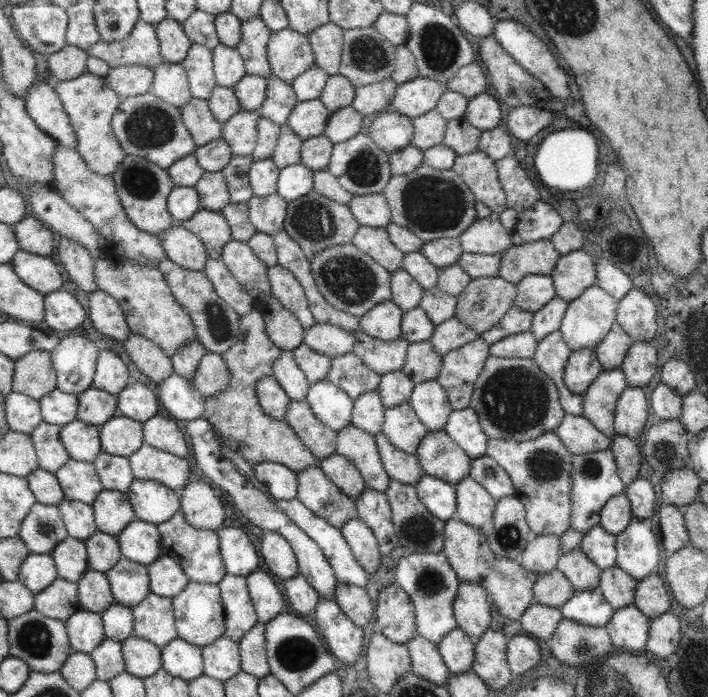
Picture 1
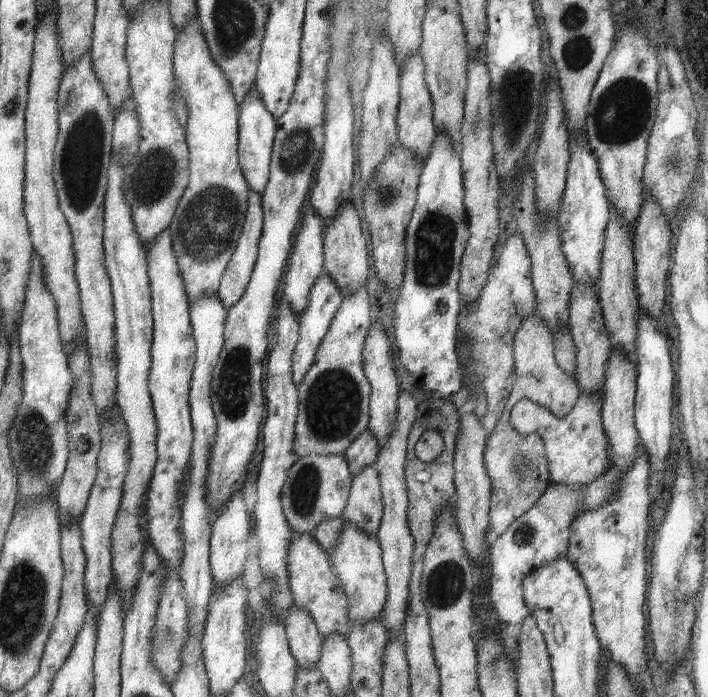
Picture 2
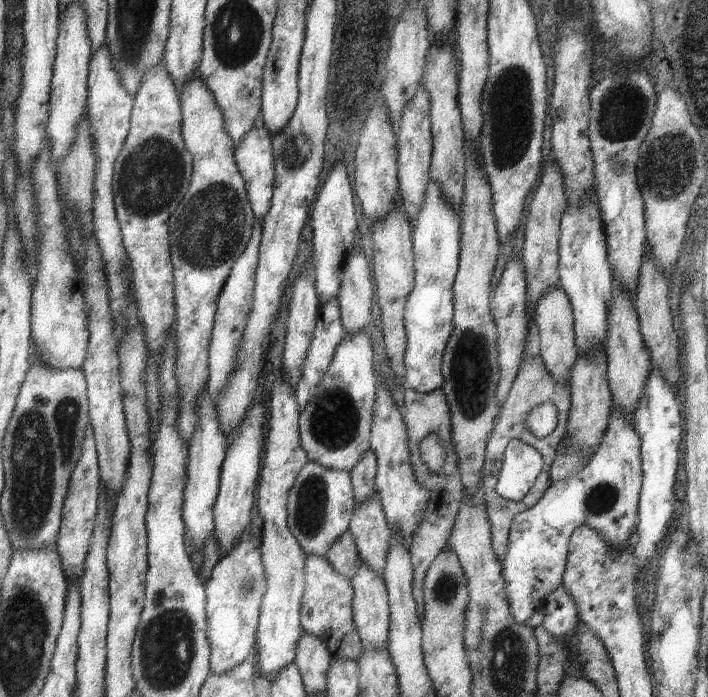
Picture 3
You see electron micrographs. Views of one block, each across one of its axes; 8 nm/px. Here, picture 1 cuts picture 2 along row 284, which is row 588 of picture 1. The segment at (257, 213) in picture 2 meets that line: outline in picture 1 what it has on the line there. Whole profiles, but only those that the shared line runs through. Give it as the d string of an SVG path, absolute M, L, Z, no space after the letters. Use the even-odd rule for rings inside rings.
M227 573L218 585L222 590L222 601L226 612L224 635L240 643L259 621L252 594L249 592L248 577Z

